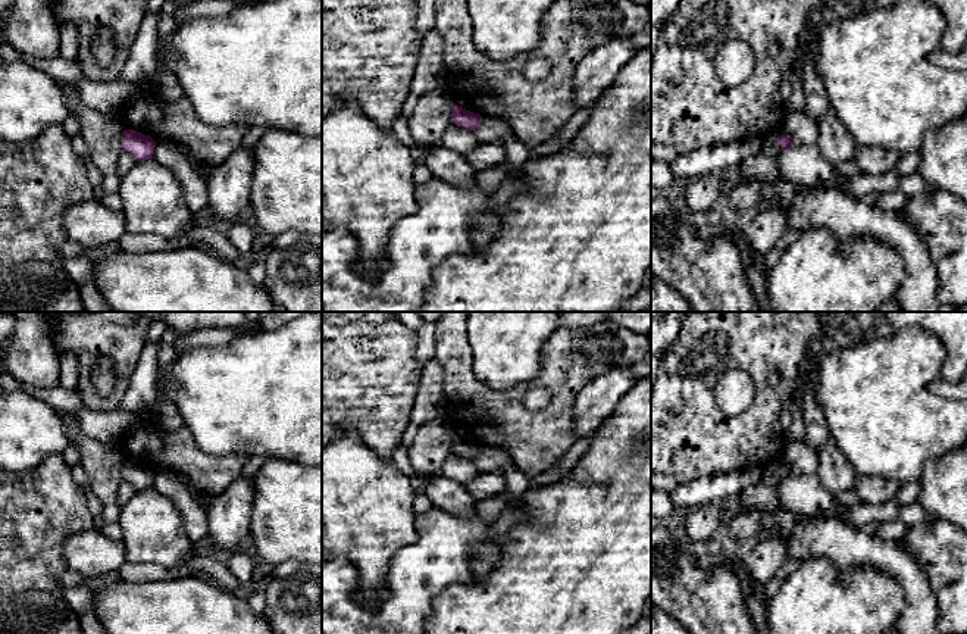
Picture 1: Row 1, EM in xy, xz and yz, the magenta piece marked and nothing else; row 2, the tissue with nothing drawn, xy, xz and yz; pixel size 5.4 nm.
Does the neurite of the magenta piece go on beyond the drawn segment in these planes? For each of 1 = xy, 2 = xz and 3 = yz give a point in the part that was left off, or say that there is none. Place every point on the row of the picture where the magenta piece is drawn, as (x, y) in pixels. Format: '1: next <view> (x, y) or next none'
1: next none
2: next none
3: next none

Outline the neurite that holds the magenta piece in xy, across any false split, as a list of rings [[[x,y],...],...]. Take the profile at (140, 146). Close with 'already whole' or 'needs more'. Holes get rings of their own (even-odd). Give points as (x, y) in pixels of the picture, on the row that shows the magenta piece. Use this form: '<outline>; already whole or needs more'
[[[125,129],[122,134],[122,150],[131,153],[137,162],[153,159],[156,141],[134,129]]]; already whole

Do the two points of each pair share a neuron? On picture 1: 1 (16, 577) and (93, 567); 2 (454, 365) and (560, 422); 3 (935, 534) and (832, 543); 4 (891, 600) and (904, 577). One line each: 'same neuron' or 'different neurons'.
1: different neurons
2: same neuron
3: different neurons
4: different neurons

